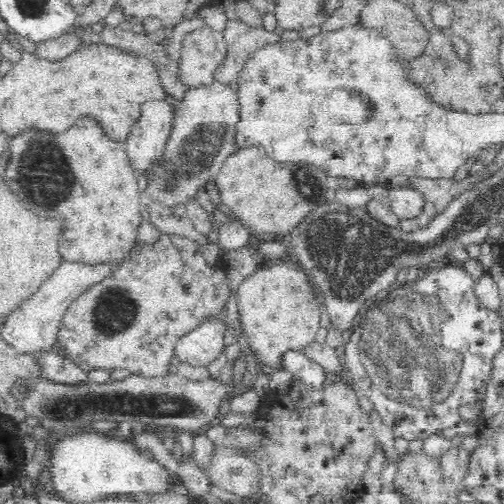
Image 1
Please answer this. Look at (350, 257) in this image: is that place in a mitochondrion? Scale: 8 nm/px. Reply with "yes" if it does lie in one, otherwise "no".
yes

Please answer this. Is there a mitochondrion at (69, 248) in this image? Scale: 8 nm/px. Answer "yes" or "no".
no

